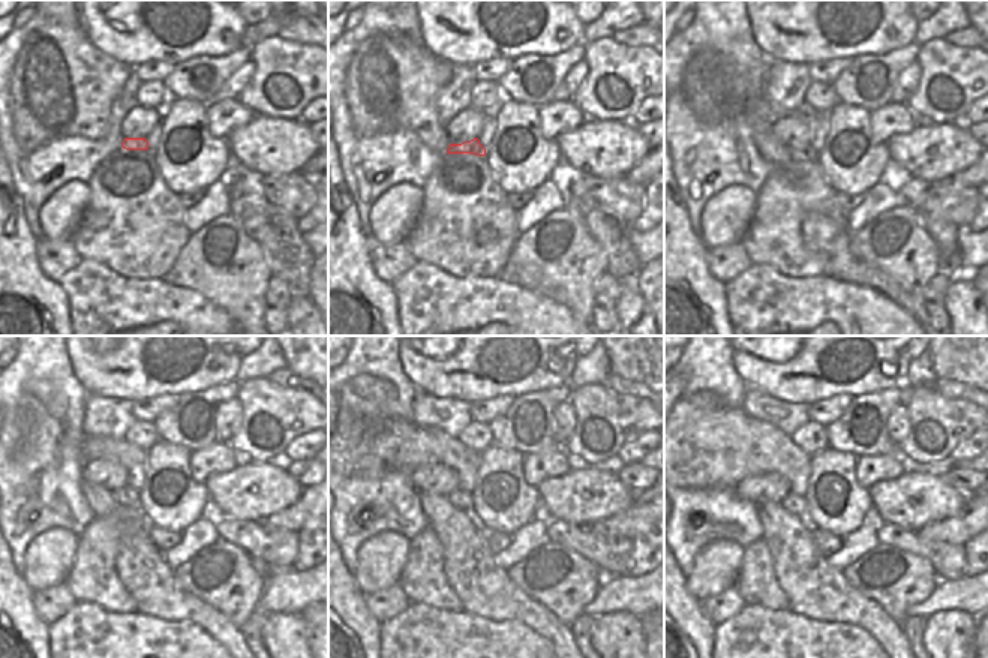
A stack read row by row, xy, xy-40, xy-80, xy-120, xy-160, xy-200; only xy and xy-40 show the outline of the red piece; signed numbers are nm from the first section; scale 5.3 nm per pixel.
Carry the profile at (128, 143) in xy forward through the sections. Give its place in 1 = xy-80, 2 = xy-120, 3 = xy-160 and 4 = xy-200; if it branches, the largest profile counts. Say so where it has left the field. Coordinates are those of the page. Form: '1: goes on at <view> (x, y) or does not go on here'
1: goes on at xy-80 (807, 153)
2: goes on at xy-120 (129, 498)
3: goes on at xy-160 (462, 501)
4: goes on at xy-200 (796, 505)

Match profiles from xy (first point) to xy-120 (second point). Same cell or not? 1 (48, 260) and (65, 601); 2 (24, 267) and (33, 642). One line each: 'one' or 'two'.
1: one
2: one

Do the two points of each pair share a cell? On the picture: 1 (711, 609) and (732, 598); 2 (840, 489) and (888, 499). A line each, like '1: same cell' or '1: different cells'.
1: same cell
2: different cells

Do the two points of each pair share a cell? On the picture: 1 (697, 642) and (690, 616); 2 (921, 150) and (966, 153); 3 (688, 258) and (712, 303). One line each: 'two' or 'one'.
1: one
2: one
3: one

